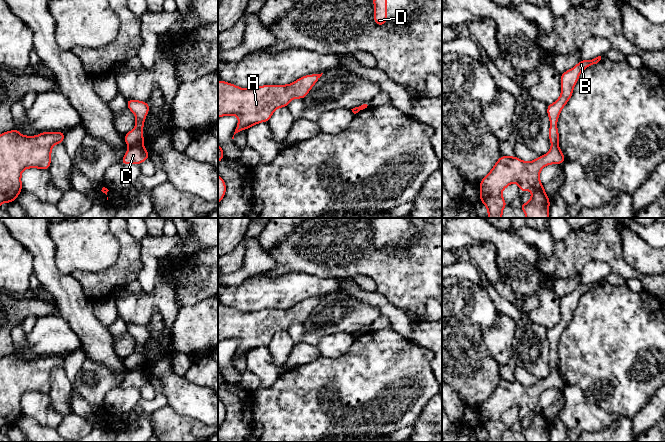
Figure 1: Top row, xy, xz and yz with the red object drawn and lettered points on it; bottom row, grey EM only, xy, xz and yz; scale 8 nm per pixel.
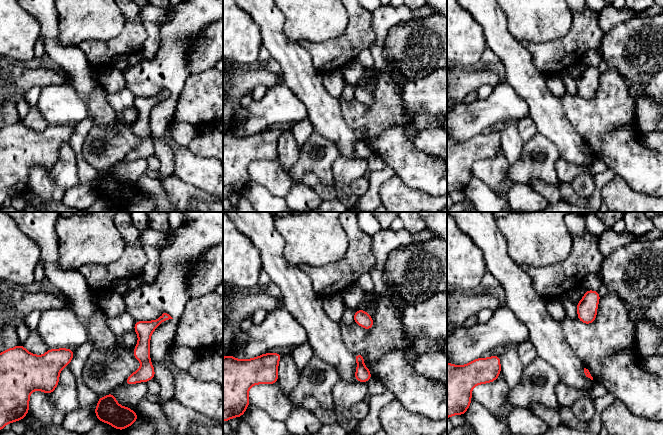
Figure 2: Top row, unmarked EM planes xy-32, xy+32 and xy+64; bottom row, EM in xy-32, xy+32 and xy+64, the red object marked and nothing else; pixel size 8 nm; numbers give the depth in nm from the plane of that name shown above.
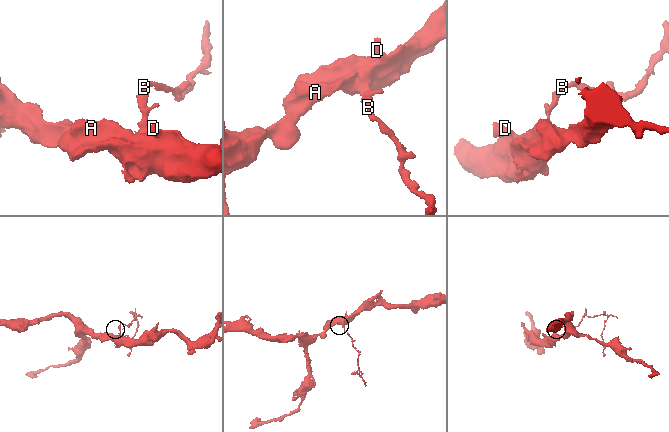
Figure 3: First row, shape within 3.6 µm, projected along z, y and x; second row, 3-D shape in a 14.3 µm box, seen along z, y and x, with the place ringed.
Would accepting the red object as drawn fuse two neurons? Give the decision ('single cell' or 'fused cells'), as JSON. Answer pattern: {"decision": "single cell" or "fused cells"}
{"decision": "fused cells"}

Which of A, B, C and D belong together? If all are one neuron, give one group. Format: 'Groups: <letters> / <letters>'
Groups: A C D / B

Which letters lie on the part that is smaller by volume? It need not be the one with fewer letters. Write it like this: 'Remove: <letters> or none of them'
Remove: B

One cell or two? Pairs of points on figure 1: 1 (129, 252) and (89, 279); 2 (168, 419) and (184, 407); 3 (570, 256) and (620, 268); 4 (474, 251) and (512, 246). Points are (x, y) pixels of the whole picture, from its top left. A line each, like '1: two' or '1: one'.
1: one
2: two
3: one
4: two

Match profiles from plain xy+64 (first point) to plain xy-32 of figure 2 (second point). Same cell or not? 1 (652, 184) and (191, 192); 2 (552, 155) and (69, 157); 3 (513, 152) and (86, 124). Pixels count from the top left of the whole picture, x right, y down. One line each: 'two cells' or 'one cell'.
1: two cells
2: two cells
3: two cells

